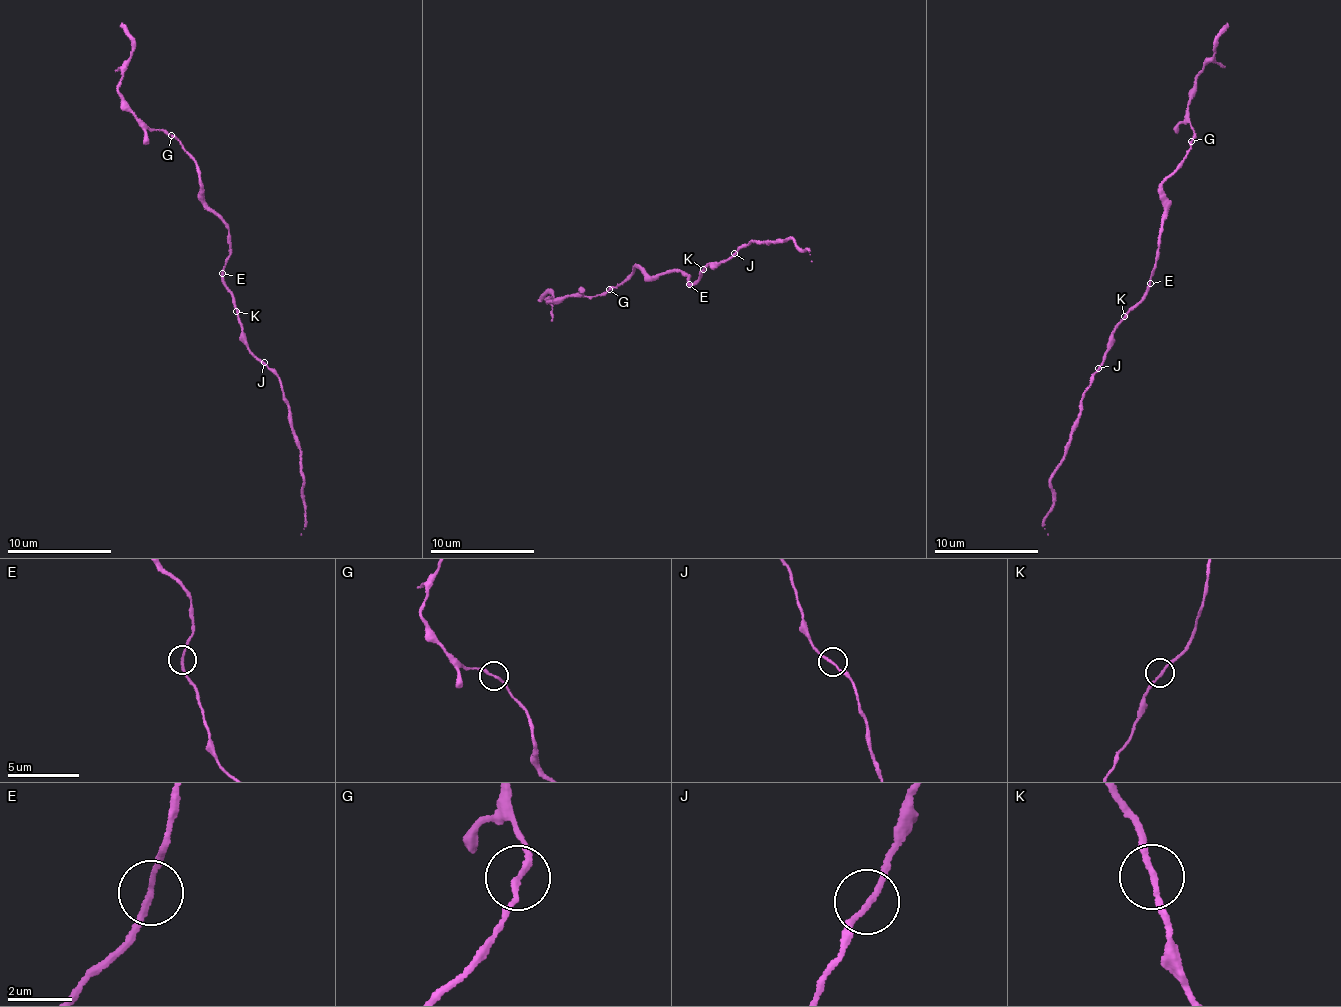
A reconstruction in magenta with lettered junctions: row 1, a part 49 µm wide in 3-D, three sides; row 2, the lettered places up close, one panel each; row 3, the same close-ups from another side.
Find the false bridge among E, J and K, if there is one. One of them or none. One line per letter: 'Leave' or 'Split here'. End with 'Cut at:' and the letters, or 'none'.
E: Leave
J: Leave
K: Leave
Cut at: none

